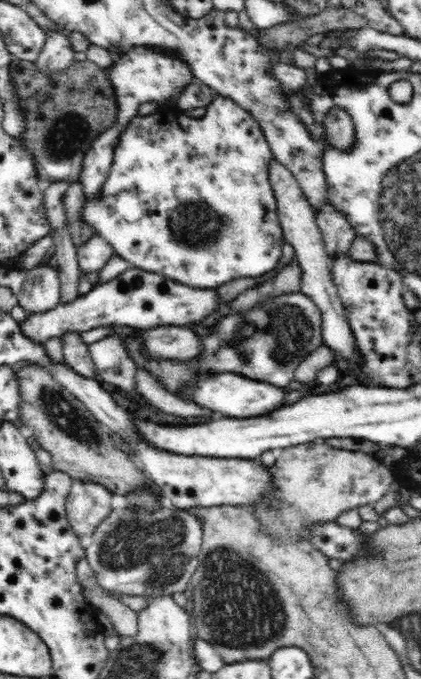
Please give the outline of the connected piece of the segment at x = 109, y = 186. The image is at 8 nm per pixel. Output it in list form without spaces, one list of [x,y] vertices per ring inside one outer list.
[[[216,97],[206,107],[206,114],[201,118],[189,118],[182,112],[166,109],[165,112],[154,112],[145,116],[136,116],[120,132],[118,144],[114,148],[113,163],[110,167],[106,184],[93,199],[85,199],[79,220],[89,224],[96,234],[106,239],[115,250],[115,254],[129,262],[129,266],[151,273],[160,273],[166,277],[186,284],[192,288],[218,288],[235,278],[256,278],[276,268],[284,246],[284,233],[278,221],[276,197],[269,180],[268,159],[272,158],[270,146],[263,130],[256,120],[231,98]]]

